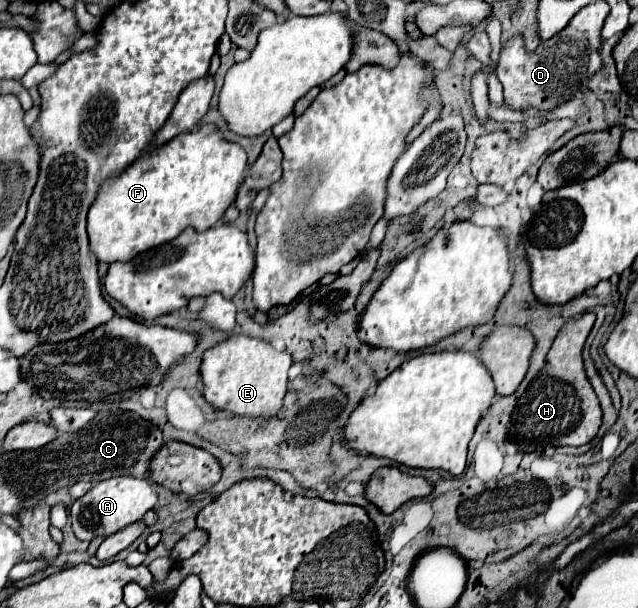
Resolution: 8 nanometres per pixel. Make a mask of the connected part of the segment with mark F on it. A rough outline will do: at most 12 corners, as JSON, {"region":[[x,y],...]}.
{"region":[[215,125],[111,177],[87,215],[127,263],[235,201],[247,153]]}

